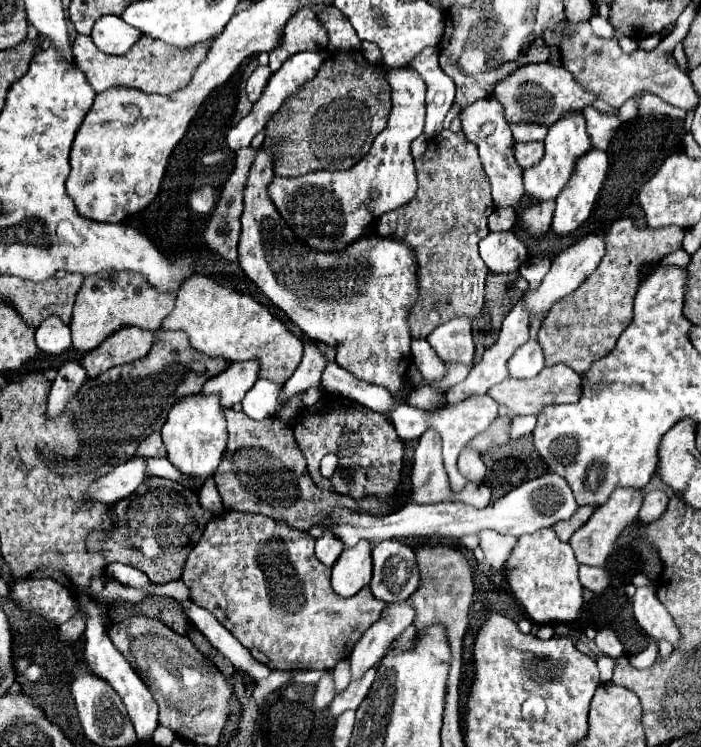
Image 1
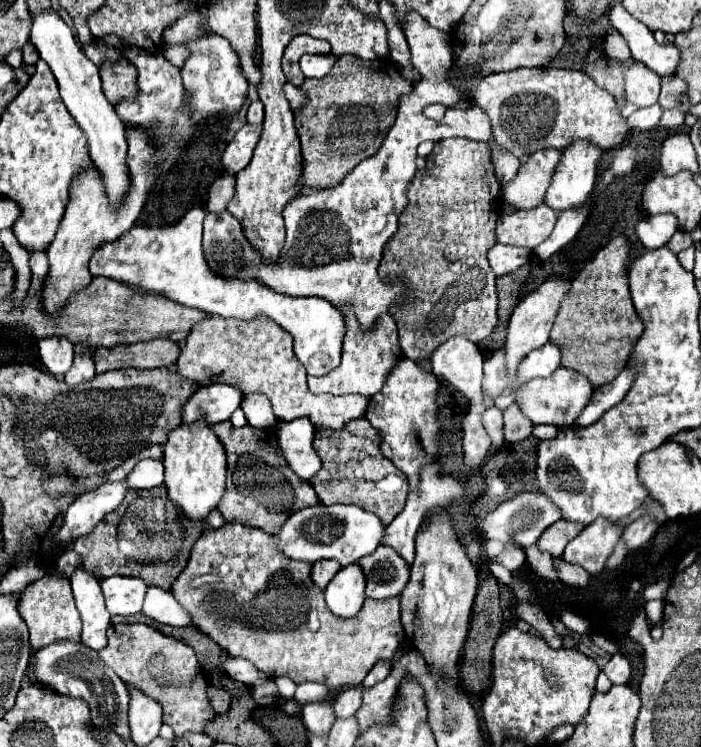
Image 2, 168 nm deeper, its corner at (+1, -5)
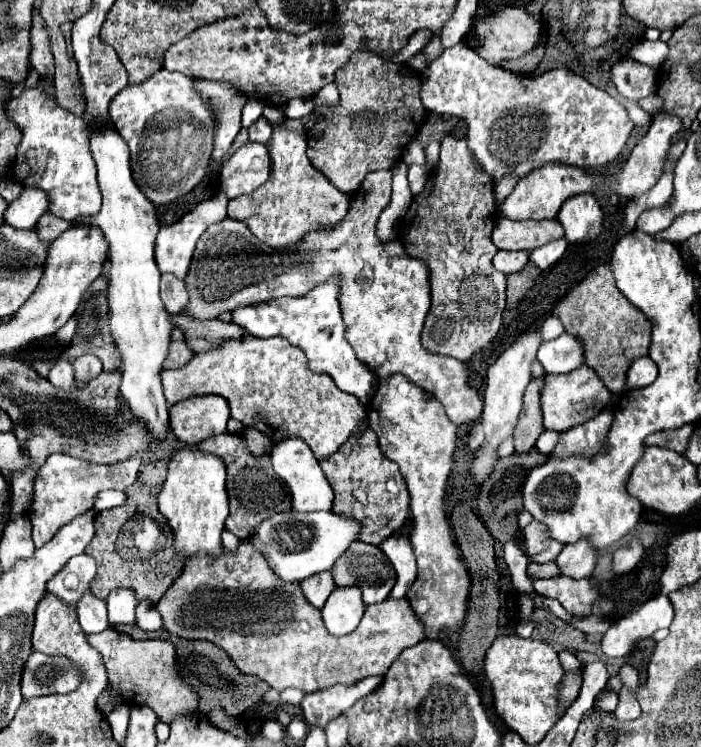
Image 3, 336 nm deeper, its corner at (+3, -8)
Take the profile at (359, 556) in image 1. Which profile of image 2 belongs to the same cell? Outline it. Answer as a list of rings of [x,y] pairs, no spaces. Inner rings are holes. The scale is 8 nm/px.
[[[359,565],[343,567],[325,589],[325,601],[333,615],[355,617],[365,601],[365,577]]]

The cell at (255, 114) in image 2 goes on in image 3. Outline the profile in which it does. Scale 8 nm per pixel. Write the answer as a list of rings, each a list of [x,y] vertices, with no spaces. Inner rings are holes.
[[[261,116],[259,120],[255,120],[255,122],[249,126],[249,140],[267,144],[269,136],[271,136],[271,124],[269,124],[263,116]]]

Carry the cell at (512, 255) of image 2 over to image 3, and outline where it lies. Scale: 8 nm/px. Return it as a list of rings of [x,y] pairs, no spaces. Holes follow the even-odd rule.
[[[499,250],[493,258],[493,266],[503,274],[513,274],[513,272],[519,272],[527,264],[527,260],[529,260],[529,252]]]

